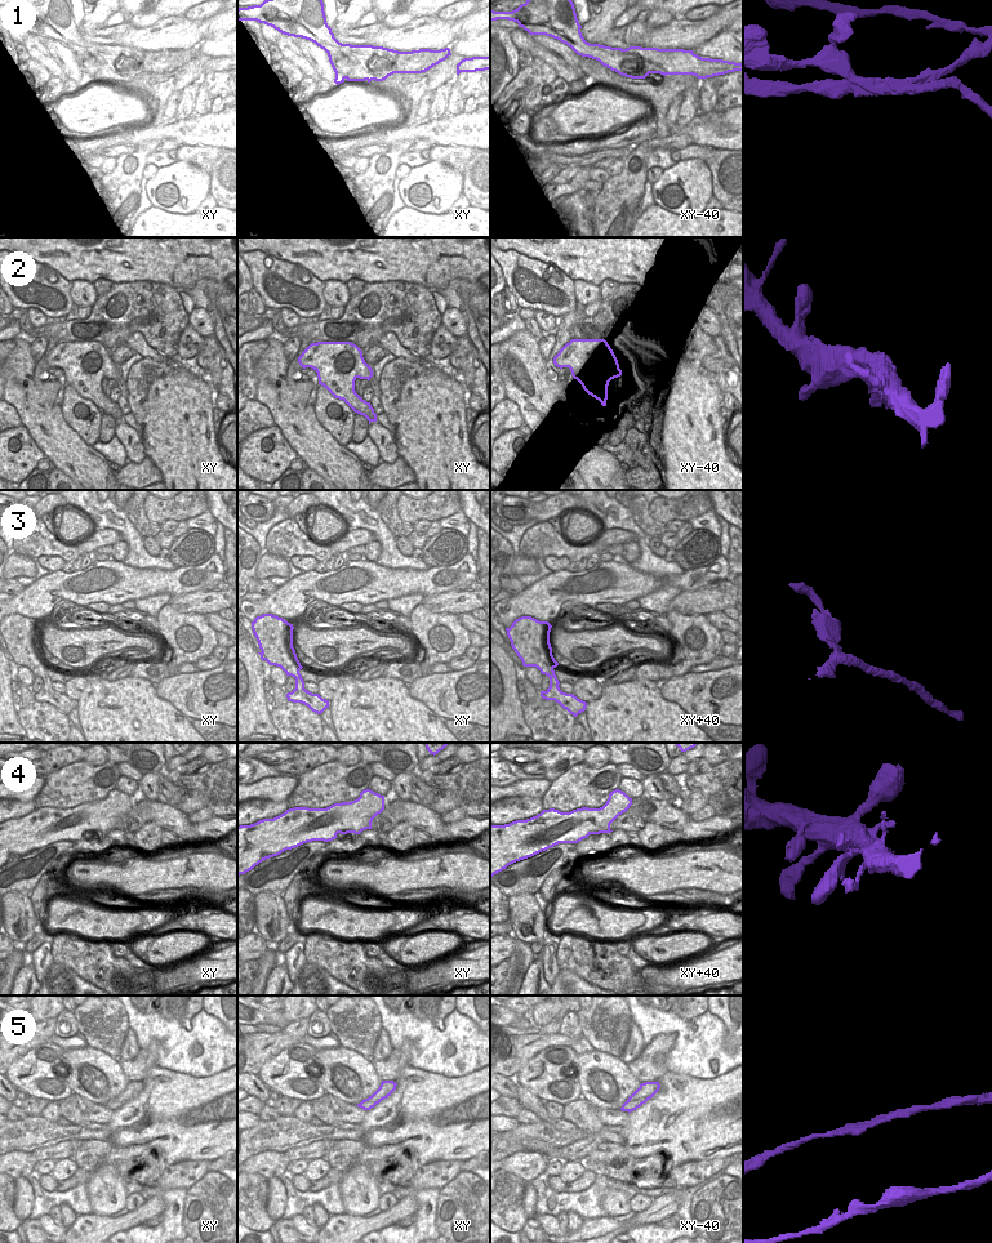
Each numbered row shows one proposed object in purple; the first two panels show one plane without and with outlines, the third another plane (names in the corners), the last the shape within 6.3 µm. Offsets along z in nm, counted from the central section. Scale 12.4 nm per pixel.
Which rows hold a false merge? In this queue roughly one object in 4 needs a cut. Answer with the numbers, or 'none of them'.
1

